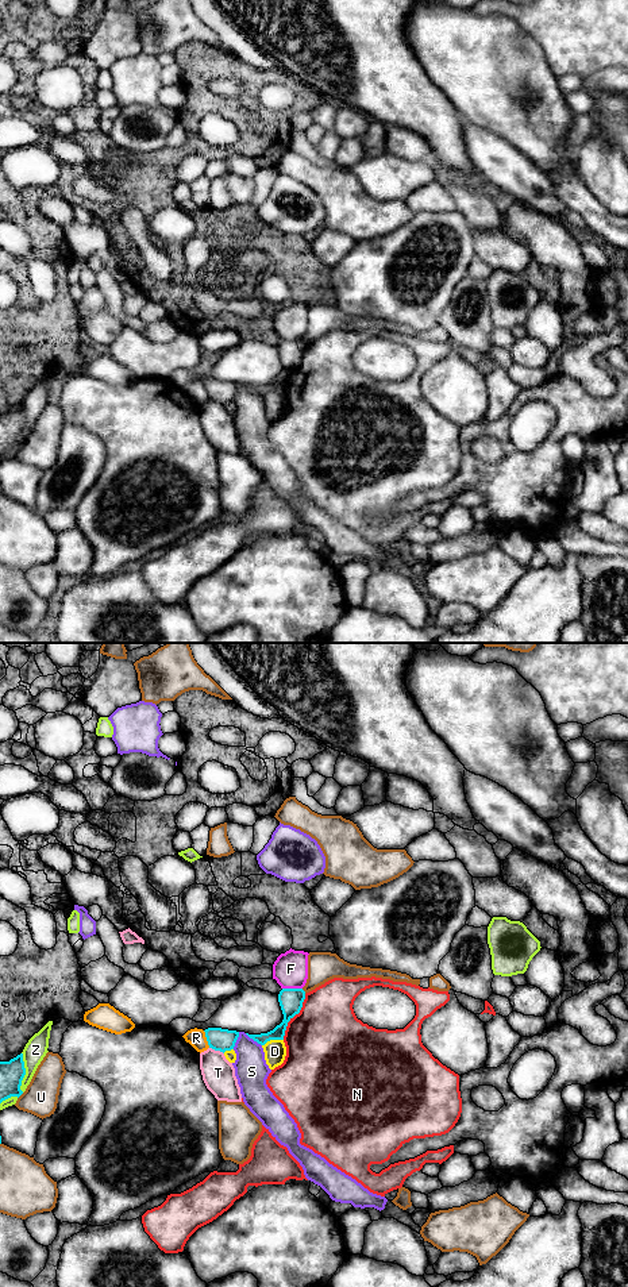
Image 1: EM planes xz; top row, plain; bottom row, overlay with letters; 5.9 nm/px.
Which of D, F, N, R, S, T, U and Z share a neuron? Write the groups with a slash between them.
D / F / N / R / S / T / U / Z

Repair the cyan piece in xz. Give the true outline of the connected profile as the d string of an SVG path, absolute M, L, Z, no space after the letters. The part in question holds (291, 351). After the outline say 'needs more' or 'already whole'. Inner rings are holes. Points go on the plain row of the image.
M282 340L278 346L278 354L284 366L282 374L267 385L246 386L261 397L270 392L284 392L288 374L300 365L304 351L305 343L303 340Z; already whole

